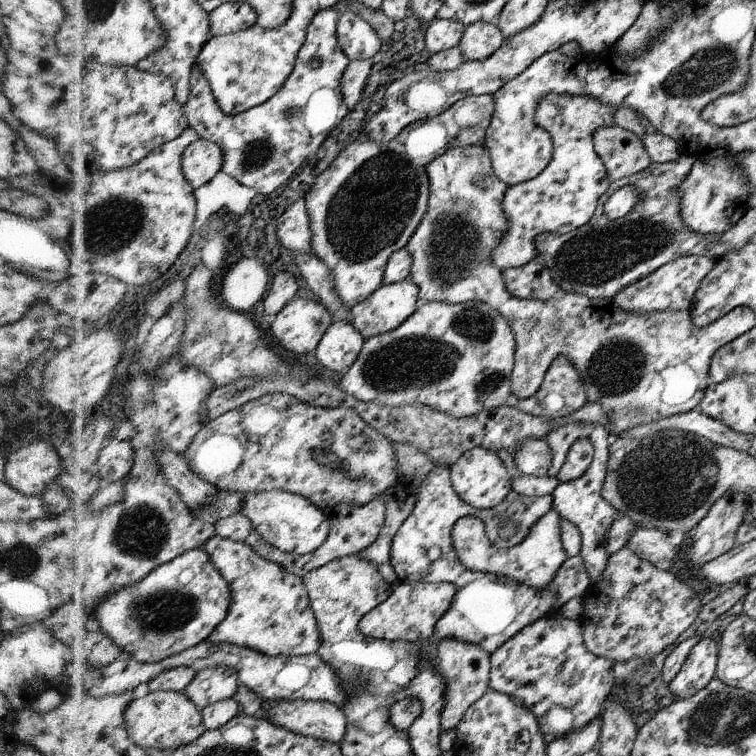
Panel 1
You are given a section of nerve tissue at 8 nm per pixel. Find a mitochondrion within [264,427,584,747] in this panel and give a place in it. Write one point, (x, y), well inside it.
(364, 684)

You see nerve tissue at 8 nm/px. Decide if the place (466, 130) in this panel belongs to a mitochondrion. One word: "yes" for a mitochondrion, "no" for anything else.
yes

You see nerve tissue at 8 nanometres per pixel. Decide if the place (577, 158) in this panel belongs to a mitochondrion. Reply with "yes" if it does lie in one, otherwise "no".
no

